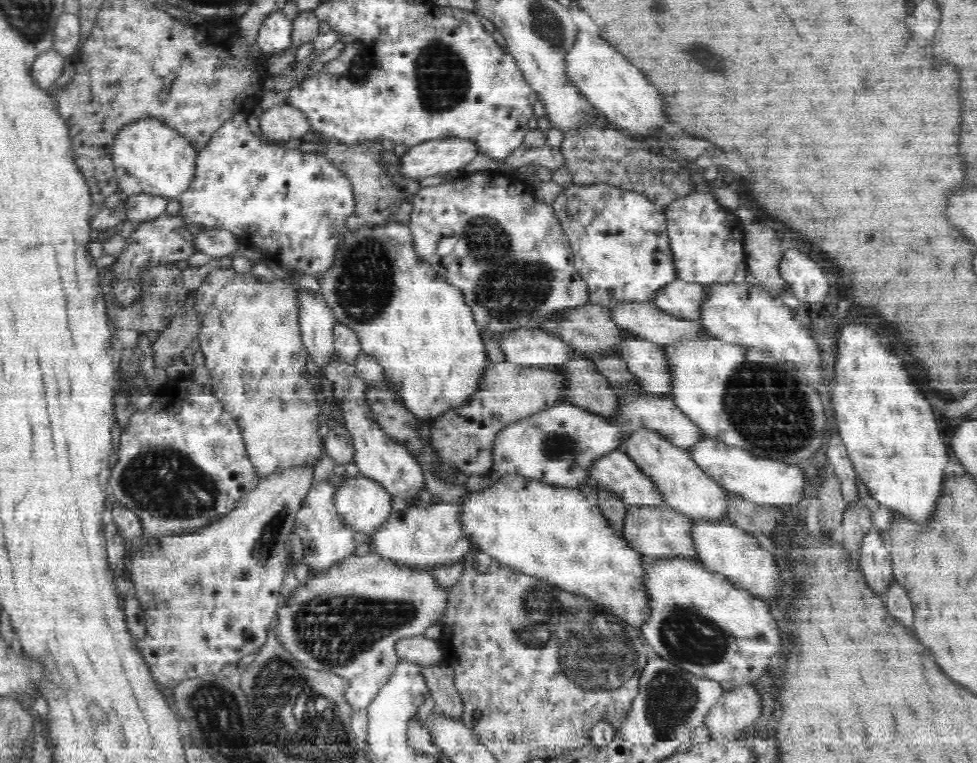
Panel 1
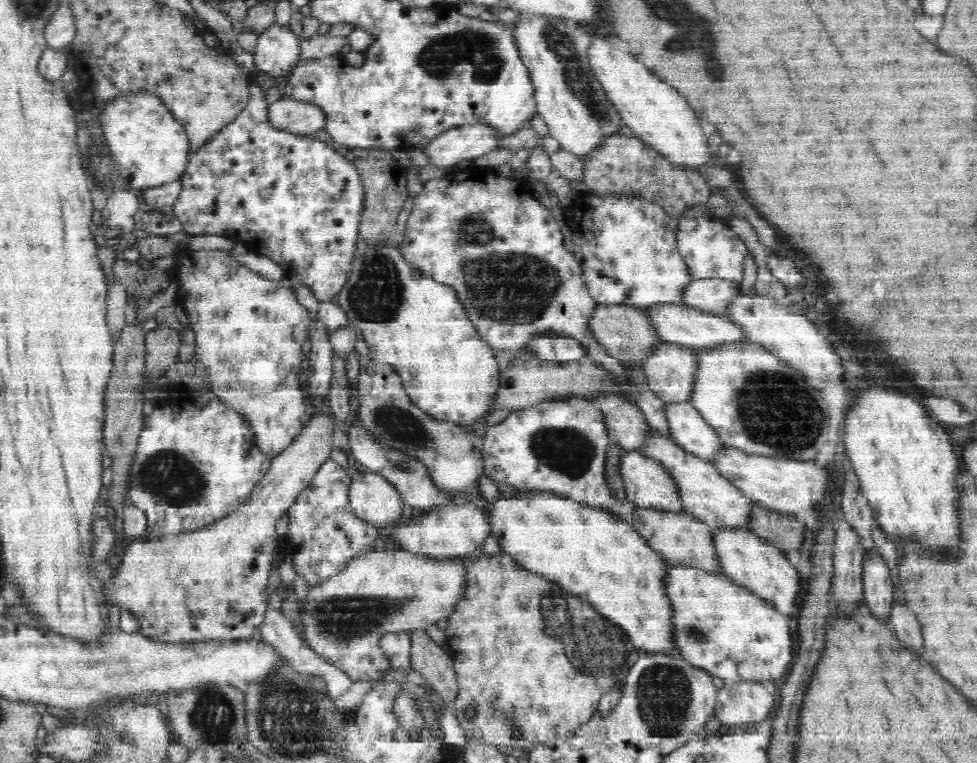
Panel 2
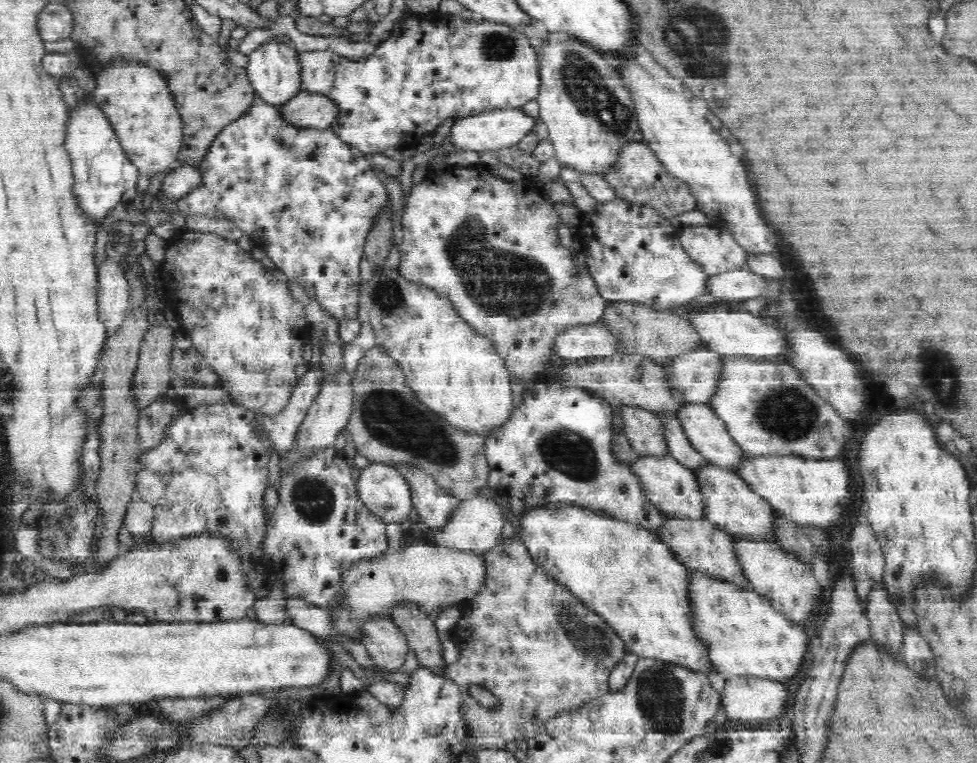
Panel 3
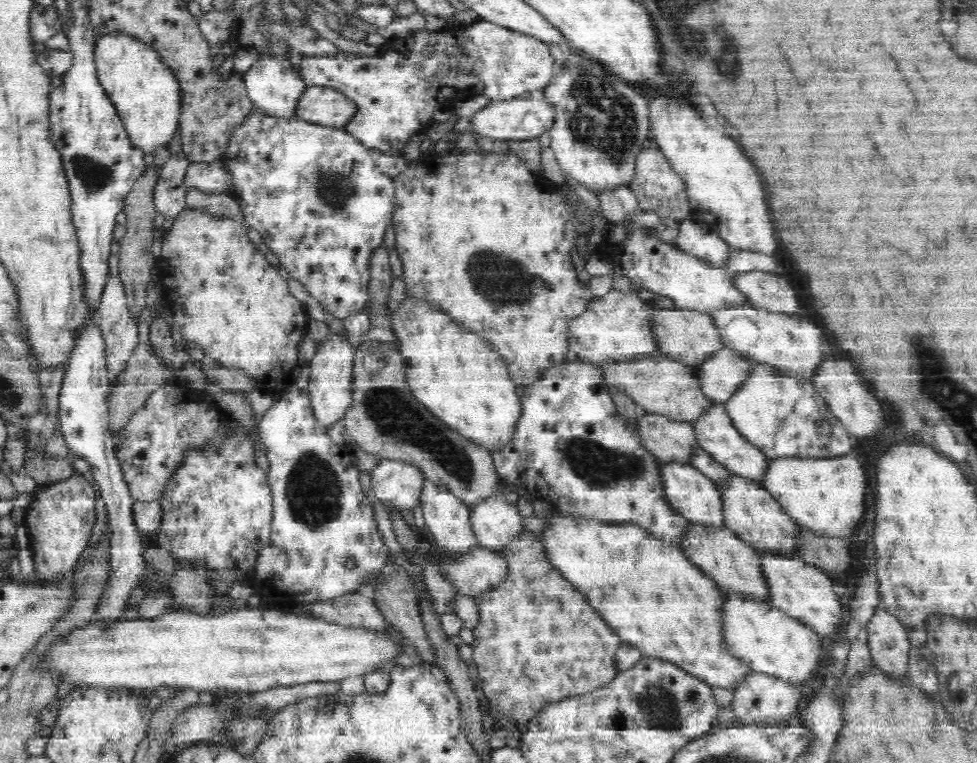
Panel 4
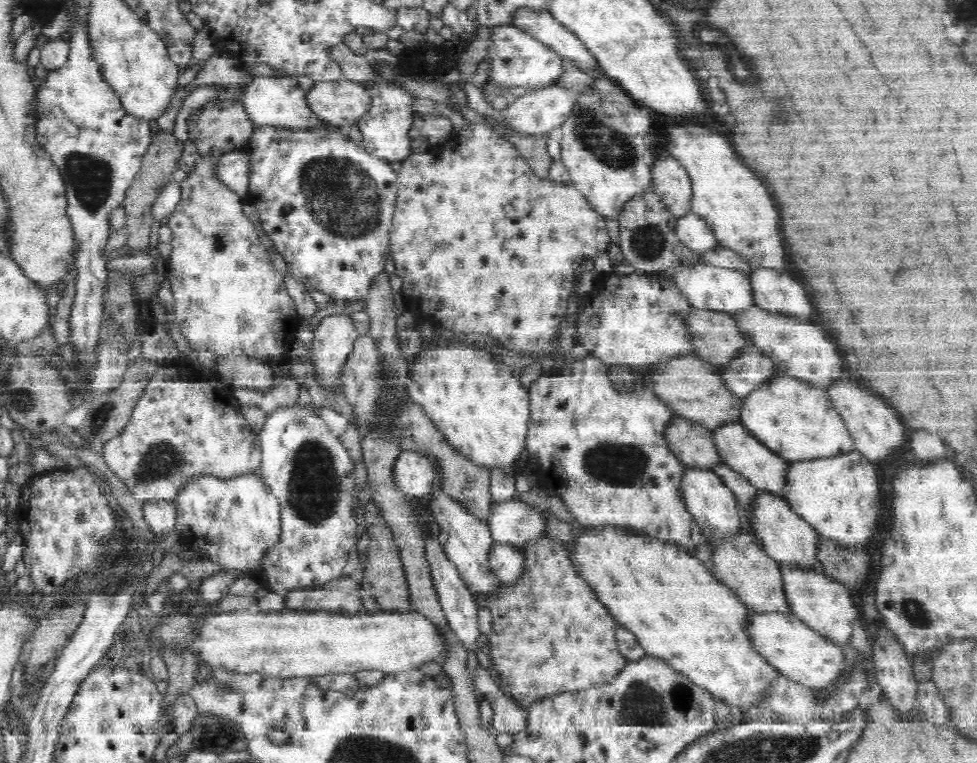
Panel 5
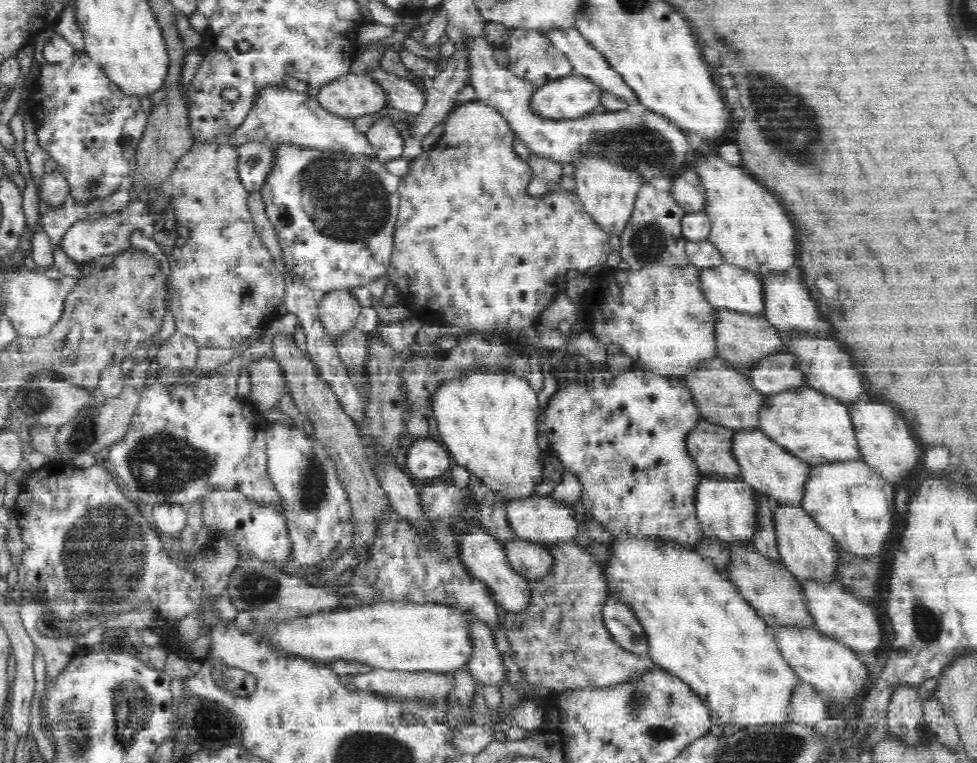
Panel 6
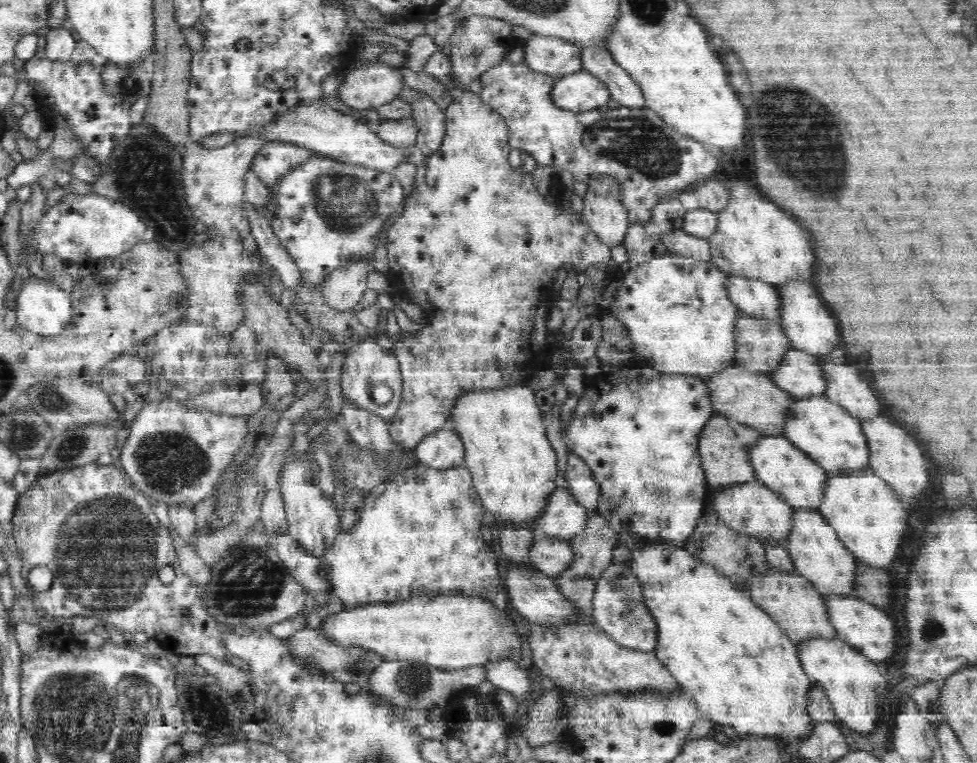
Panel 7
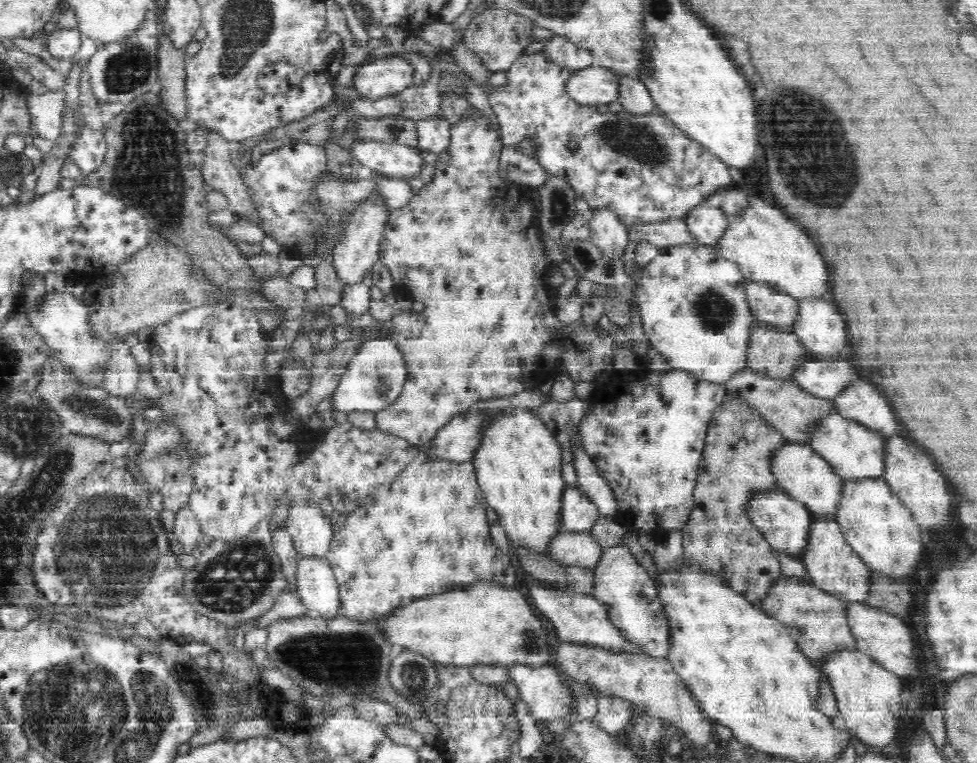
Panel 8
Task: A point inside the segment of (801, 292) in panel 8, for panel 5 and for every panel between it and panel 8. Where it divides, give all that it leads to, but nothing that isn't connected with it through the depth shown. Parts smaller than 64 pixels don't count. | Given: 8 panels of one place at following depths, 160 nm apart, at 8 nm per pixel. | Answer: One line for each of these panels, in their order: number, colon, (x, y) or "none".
5: (742, 215)
6: (750, 229)
7: (754, 239)

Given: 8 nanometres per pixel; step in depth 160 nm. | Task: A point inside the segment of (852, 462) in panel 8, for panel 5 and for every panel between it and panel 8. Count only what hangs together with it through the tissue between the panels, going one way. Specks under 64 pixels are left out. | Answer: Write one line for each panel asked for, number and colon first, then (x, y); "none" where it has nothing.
5: (801, 422)
6: (815, 427)
7: (823, 430)

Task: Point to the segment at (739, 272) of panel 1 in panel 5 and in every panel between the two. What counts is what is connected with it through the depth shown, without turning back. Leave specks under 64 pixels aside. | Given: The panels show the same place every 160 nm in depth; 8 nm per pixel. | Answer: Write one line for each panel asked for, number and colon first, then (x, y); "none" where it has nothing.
2: (710, 248)
3: (714, 248)
4: (694, 237)
5: (692, 229)

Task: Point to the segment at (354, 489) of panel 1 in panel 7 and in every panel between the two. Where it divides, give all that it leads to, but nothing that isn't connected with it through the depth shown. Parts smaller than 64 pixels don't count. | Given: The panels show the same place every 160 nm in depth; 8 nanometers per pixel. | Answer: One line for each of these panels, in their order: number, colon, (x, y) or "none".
2: (376, 499)
3: (386, 491)
4: (397, 483)
5: (415, 473)
6: (427, 458)
7: (444, 449)

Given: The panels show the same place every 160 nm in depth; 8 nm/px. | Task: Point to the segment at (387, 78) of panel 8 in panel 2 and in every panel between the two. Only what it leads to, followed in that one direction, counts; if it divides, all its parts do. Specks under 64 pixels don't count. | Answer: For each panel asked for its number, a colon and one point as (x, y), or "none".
2: (306, 117)
3: (307, 109)
4: (323, 104)
5: (341, 103)
6: (355, 94)
7: (371, 84)

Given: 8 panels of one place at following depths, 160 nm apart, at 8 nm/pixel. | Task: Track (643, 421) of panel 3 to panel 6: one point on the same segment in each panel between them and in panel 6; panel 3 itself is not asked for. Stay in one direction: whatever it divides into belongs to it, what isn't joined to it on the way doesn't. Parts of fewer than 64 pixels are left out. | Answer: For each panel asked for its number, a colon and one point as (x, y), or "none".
4: (672, 441)
5: (696, 445)
6: (711, 445)

